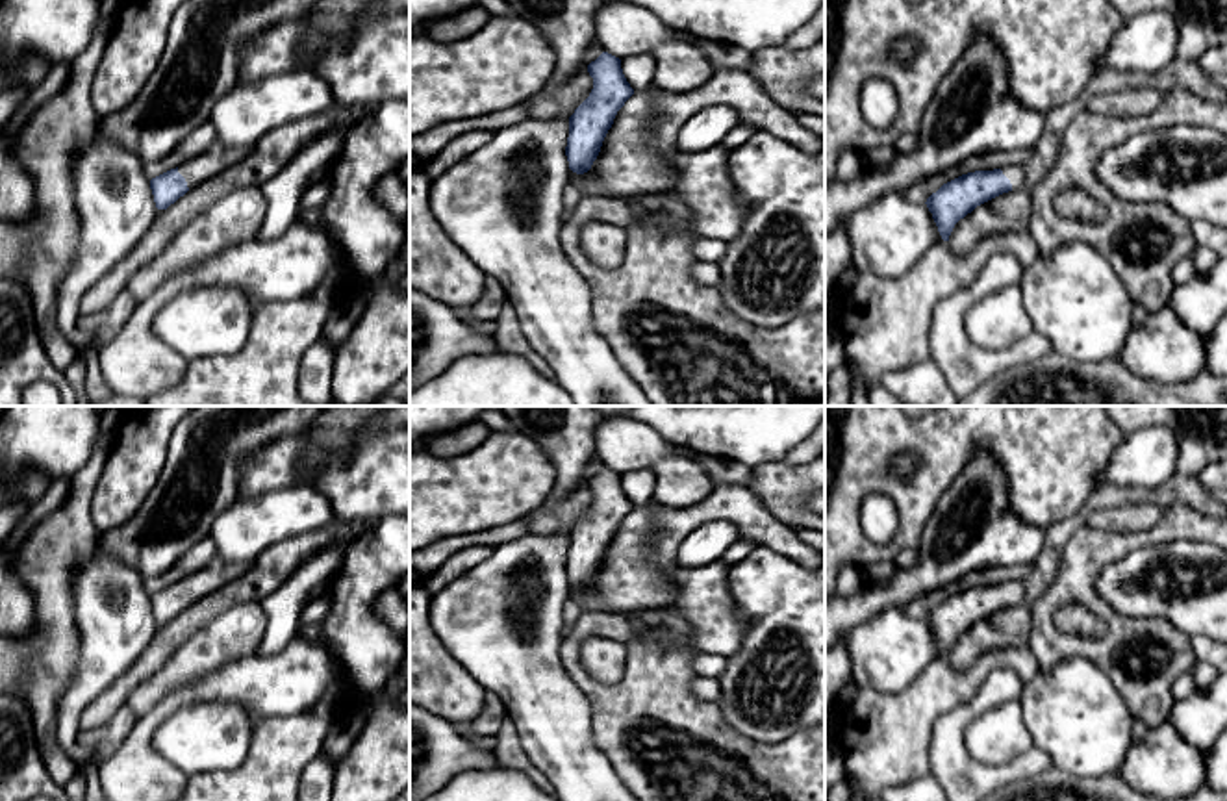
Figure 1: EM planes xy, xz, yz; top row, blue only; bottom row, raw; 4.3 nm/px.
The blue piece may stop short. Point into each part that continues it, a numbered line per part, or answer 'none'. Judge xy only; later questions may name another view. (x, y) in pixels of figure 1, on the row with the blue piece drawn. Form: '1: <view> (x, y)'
1: xy (219, 156)

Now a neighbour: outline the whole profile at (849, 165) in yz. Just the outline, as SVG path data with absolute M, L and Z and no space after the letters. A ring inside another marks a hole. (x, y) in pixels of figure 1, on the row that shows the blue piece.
M847 148L838 158L836 178L838 180L854 180L862 172L864 165L866 163L860 159L860 154Z

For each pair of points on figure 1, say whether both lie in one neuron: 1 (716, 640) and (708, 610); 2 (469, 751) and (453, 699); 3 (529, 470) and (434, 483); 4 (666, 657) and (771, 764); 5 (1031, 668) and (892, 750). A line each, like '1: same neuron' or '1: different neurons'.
1: same neuron
2: different neurons
3: same neuron
4: same neuron
5: same neuron

